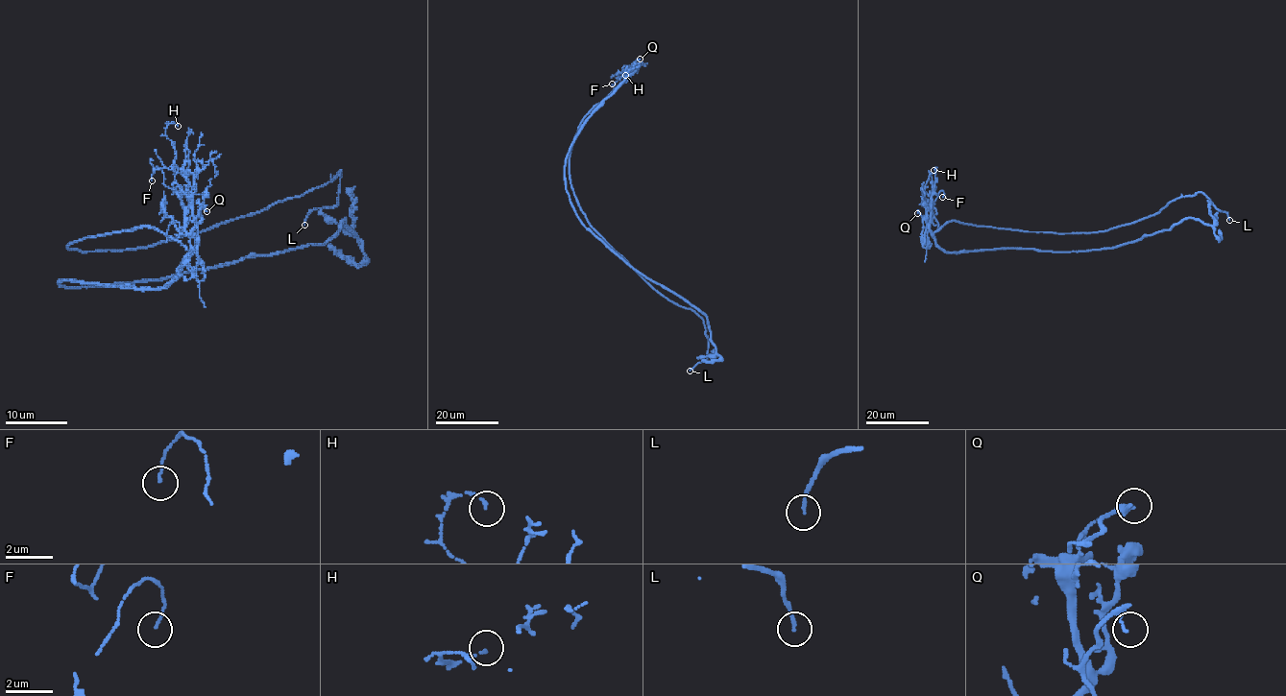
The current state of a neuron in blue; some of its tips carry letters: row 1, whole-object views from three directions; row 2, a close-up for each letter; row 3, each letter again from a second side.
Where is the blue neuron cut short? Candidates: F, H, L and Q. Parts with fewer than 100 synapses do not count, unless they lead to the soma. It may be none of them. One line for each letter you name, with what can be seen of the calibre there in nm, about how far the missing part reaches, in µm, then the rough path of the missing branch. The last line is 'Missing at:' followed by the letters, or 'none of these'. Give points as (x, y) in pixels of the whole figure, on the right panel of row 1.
L: Thickness 130 nm. Missing length about 25 µm. Course of what is missing: (1229, 220), (1230, 228), (1239, 235), (1251, 220), (1256, 201)
Missing at: L

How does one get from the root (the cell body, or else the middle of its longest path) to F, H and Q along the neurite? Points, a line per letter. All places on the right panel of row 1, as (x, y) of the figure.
F: (934, 238), (930, 230), (930, 205), (941, 190), (942, 197)
H: (934, 238), (930, 230), (934, 170)
Q: (934, 238), (928, 226), (922, 236), (922, 216), (917, 213)

